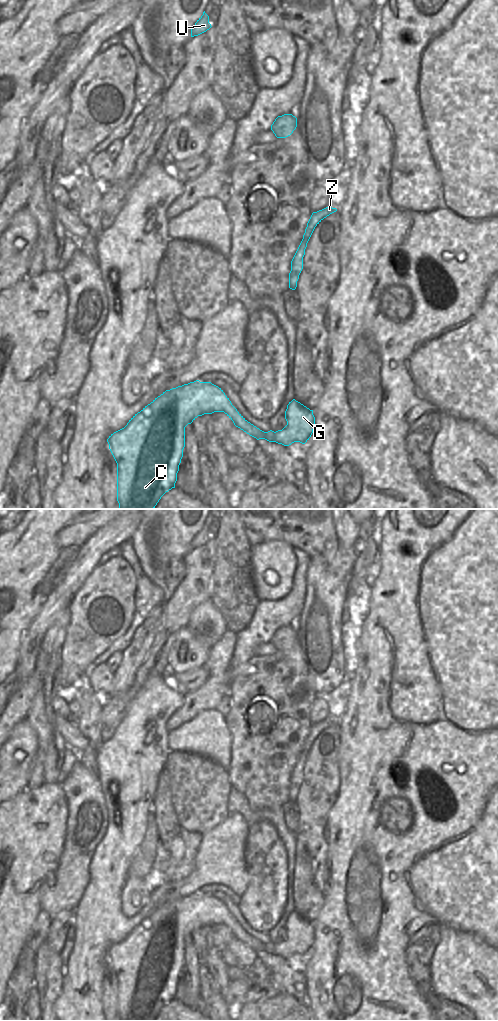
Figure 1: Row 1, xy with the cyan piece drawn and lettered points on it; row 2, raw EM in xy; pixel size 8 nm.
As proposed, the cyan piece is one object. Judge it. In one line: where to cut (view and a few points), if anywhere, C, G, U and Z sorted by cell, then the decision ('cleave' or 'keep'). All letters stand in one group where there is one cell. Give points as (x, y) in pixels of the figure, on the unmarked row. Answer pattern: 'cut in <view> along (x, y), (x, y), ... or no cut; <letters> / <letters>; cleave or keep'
cut in xy along (232, 917), (225, 917), (222, 923); C U / G Z; cleave

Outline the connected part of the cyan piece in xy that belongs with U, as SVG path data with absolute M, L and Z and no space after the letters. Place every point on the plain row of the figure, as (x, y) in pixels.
M203 524L203 527L197 532L193 540L191 541L191 549L198 548L211 540L209 535L209 528Z

